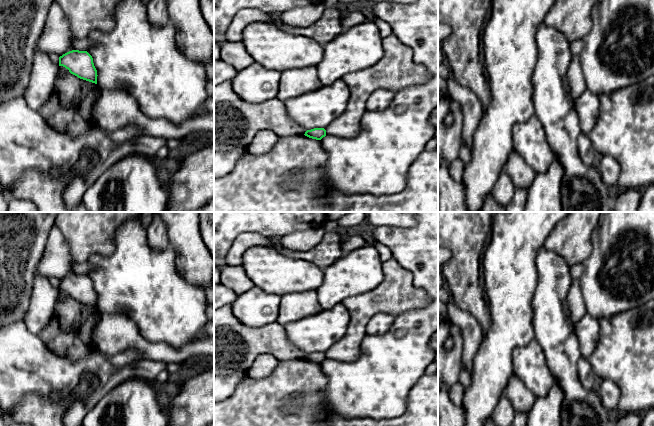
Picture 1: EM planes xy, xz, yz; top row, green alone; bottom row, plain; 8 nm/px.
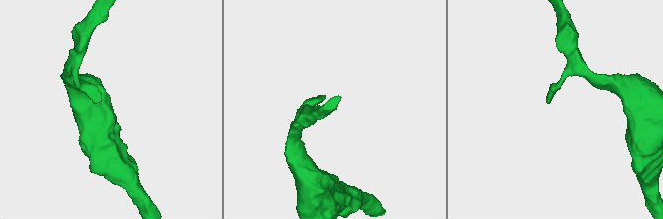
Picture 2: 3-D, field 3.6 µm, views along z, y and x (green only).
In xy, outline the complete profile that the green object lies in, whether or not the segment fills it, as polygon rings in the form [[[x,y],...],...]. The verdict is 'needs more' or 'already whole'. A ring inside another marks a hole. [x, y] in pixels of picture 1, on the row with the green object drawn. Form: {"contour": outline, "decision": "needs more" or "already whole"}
{"contour": [[[72,50],[59,57],[59,66],[80,79],[97,84],[97,70],[87,51]]], "decision": "already whole"}

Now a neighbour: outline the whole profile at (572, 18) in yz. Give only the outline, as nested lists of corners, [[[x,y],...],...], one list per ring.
[[[557,0],[544,23],[563,33],[569,40],[584,37],[591,29],[591,10],[596,0]]]

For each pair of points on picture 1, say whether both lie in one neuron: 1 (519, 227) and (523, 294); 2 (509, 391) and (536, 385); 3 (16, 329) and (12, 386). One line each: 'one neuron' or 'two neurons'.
1: one neuron
2: two neurons
3: one neuron

